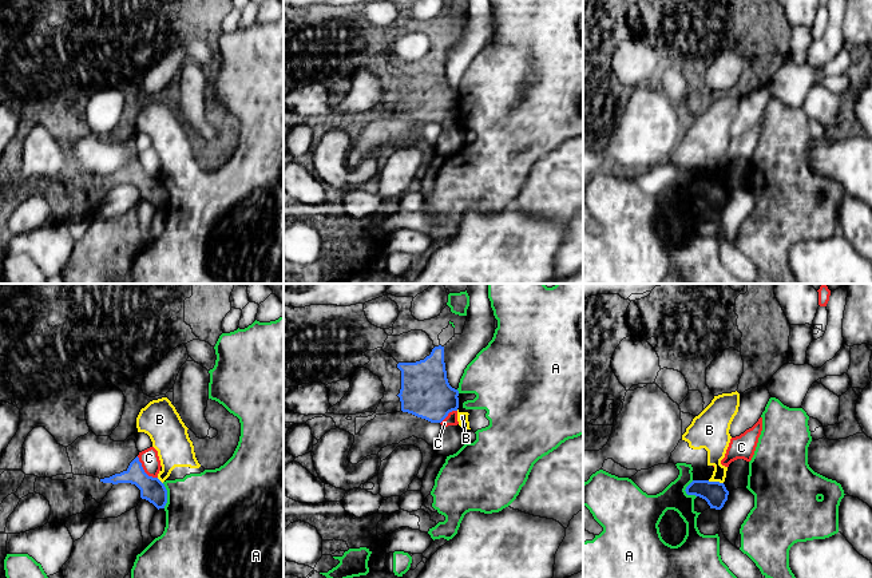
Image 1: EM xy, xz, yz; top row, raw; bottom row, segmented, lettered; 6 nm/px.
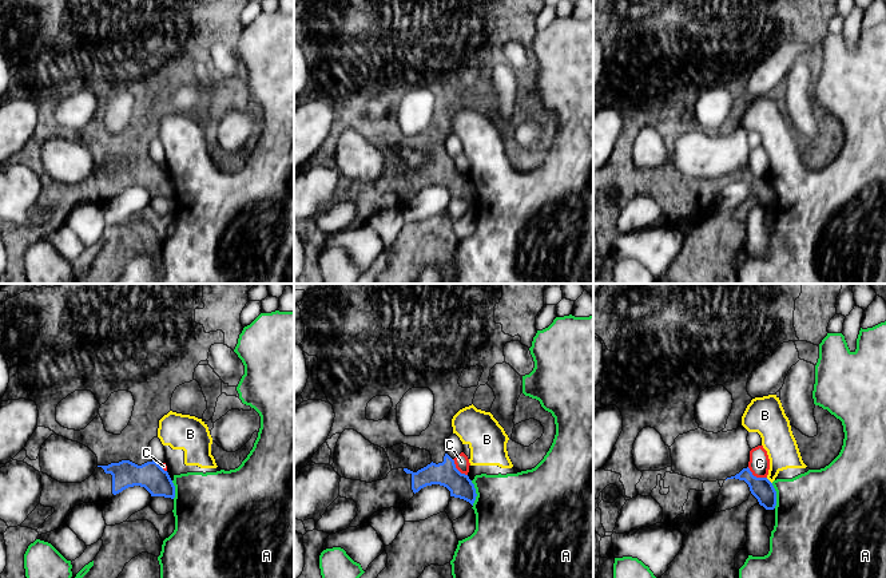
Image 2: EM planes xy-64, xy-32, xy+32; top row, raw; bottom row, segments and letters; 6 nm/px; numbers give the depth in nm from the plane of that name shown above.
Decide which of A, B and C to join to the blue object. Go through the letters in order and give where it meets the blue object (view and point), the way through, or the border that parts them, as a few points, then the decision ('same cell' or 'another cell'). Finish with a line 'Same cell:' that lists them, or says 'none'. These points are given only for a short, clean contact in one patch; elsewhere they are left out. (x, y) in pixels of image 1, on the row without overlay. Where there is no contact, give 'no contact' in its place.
A: xy (166, 196) | another cell
B: yz (716, 182) | along yz (708, 181), (722, 183) | another cell
C: xy (143, 170) | along xy (137, 157), (142, 169), (149, 175), (157, 178) | another cell
Same cell: none

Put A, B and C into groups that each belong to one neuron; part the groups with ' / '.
A B / C

